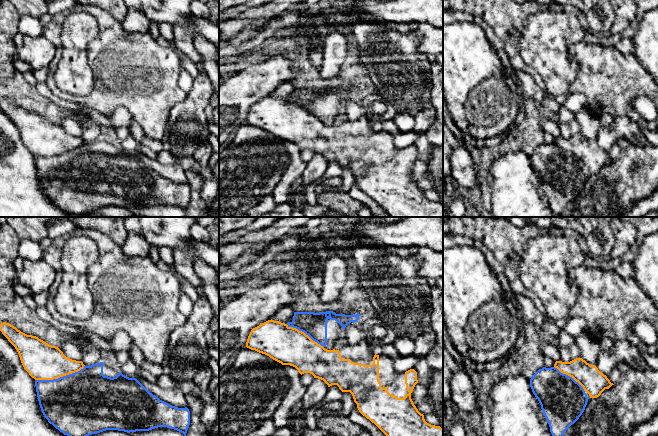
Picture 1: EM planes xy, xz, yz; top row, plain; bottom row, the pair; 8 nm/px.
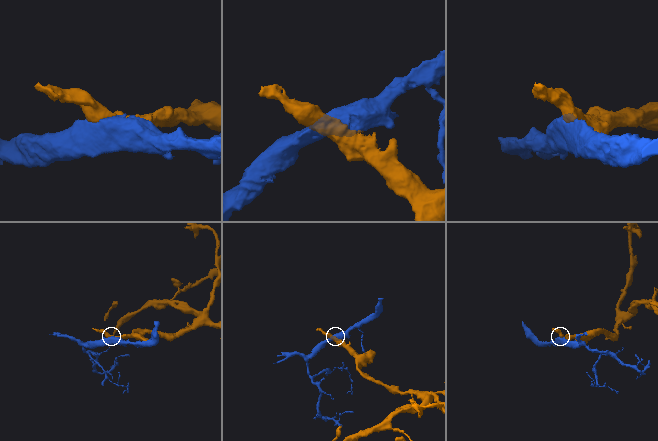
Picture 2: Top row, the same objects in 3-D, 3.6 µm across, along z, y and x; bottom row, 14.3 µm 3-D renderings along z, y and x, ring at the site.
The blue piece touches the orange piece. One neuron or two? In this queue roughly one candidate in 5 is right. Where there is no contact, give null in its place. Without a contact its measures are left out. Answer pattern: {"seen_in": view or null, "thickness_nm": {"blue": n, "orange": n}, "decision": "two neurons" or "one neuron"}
{"seen_in": "xy", "thickness_nm": {"blue": 500, "orange": 300}, "decision": "two neurons"}

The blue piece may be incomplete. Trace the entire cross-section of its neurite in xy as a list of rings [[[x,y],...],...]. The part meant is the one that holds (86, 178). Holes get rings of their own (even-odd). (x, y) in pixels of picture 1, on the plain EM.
[[[108,137],[84,142],[80,147],[58,155],[36,156],[35,162],[44,193],[75,217],[106,206],[130,209],[158,203],[171,204],[186,212],[190,201],[187,183],[178,184],[160,176],[136,154],[123,151],[118,142]]]

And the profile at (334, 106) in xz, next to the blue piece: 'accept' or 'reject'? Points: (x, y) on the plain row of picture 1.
accept

